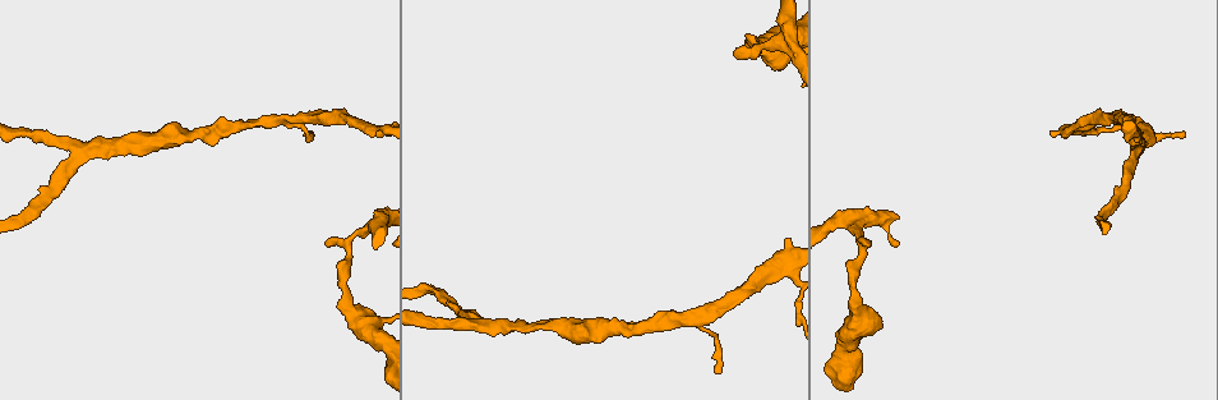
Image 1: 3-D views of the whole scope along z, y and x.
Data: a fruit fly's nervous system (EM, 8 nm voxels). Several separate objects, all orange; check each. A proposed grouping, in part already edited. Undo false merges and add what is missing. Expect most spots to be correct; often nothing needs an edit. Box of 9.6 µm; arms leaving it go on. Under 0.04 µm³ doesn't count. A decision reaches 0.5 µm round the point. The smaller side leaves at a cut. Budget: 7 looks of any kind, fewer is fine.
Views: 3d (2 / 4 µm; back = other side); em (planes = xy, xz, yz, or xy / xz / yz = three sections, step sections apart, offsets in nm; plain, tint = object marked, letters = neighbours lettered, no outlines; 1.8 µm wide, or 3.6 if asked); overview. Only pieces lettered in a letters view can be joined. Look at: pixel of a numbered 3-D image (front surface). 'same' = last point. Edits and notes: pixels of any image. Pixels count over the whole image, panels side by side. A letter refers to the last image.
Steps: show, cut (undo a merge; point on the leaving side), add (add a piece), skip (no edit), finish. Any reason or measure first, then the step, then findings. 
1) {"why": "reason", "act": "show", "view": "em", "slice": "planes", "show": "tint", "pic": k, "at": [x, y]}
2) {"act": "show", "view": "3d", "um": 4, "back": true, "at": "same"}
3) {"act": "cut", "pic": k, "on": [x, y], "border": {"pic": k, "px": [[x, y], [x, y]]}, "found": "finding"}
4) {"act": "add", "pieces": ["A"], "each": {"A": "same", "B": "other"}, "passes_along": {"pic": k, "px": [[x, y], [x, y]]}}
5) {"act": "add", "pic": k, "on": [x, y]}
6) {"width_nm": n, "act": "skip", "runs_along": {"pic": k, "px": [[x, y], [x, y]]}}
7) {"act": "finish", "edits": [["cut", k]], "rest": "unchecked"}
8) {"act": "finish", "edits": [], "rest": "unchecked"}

{"why": "free end", "act": "show", "view": "3d", "um": 4, "back": true, "pic": 1, "at": [1184, 137]}

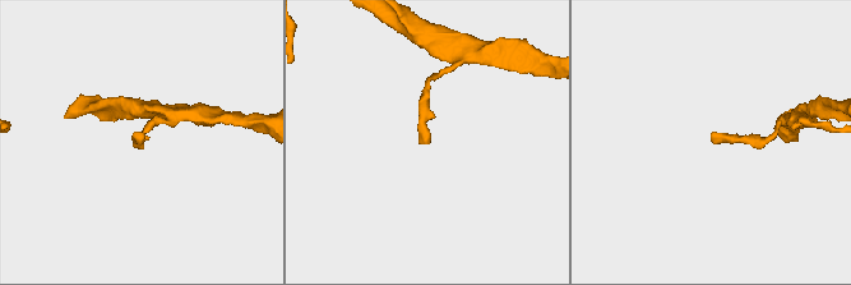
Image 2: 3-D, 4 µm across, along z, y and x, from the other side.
{"act": "show", "view": "em", "slice": "planes", "show": "letters", "pic": 2, "at": [714, 139]}

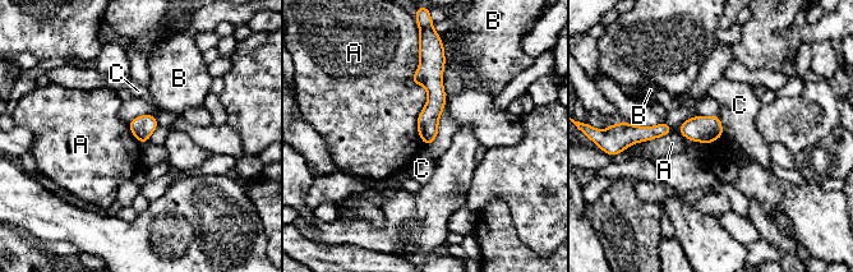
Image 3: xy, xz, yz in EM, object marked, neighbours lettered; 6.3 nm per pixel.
{"width_nm": 140, "act": "skip", "each": {"A": "other", "B": "other", "C": "other"}, "found": "no lettered piece goes on from it"}

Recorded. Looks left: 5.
{"why": "arms part here", "act": "show", "view": "em", "slice": "yz", "step": 8, "show": "tint", "pic": 1, "at": [767, 271]}

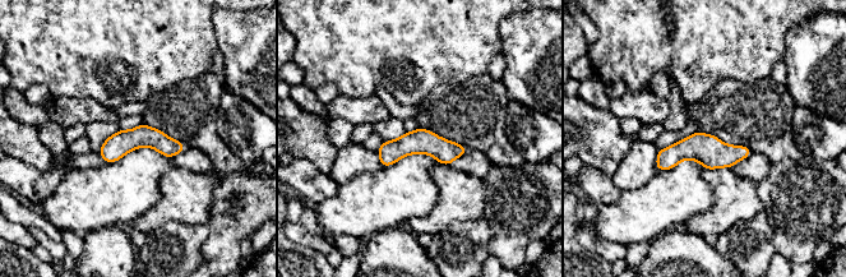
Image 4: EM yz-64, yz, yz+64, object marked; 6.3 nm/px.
{"why": "another direction", "act": "show", "view": "em", "slice": "planes", "show": "letters", "at": "same"}

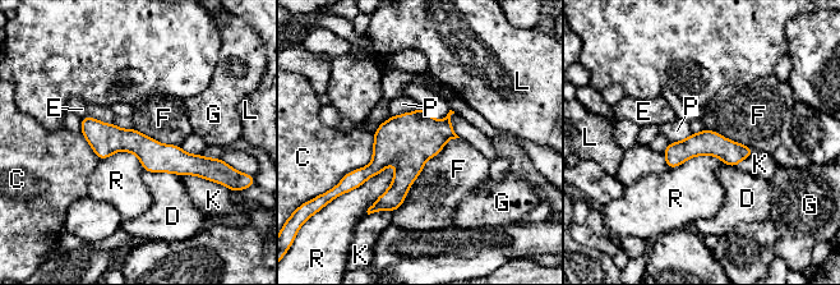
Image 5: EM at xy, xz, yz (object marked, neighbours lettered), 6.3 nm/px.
{"width_nm": 160, "act": "skip", "each": {"C": "other", "D": "other", "E": "other", "F": "other", "G": "other", "K": "other", "L": "other", "P": "other", "R": "other"}, "found": "continuous, no second neuron"}

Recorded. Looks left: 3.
{"why": "three-way junction", "act": "show", "view": "em", "slice": "yz", "step": 16, "show": "tint", "pic": 1, "at": [1138, 149]}

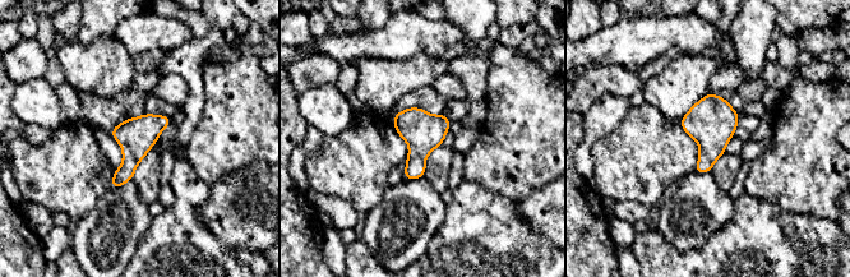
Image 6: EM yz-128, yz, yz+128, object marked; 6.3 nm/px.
{"act": "show", "view": "em", "slice": "planes", "show": "tint", "at": "same"}

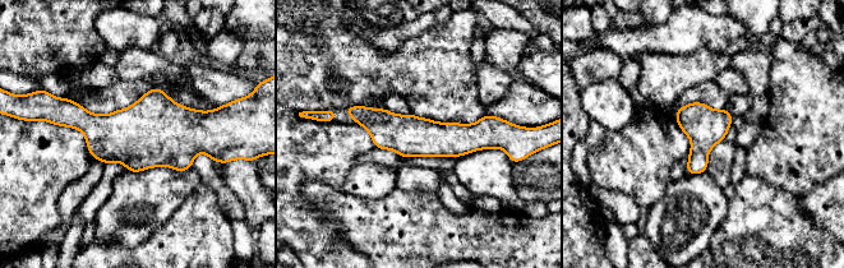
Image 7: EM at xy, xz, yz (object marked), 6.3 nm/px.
{"why": "see the neighbours", "act": "show", "view": "em", "slice": "planes", "show": "letters", "at": "same"}

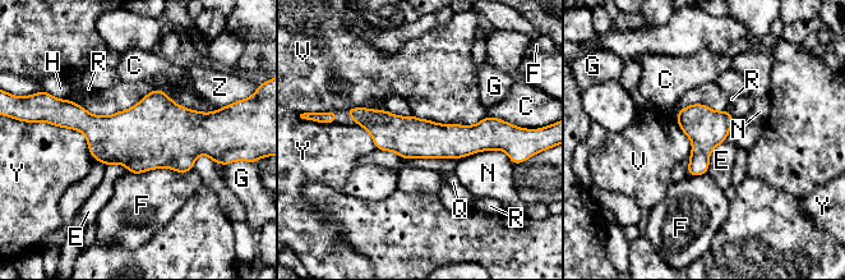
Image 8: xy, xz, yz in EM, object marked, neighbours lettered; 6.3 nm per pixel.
{"act": "skip", "each": {"C": "other", "E": "other", "F": "other", "G": "other", "H": "other", "N": "other", "Q": "other", "R": "other", "V": "other", "Y": "other", "Z": "other"}, "border": {"pic": 8, "px": [[725, 140], [710, 154], [706, 173]]}, "found": "all the same neuron"}

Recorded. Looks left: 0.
{"act": "finish", "edits": [], "rest": "unchecked"}

